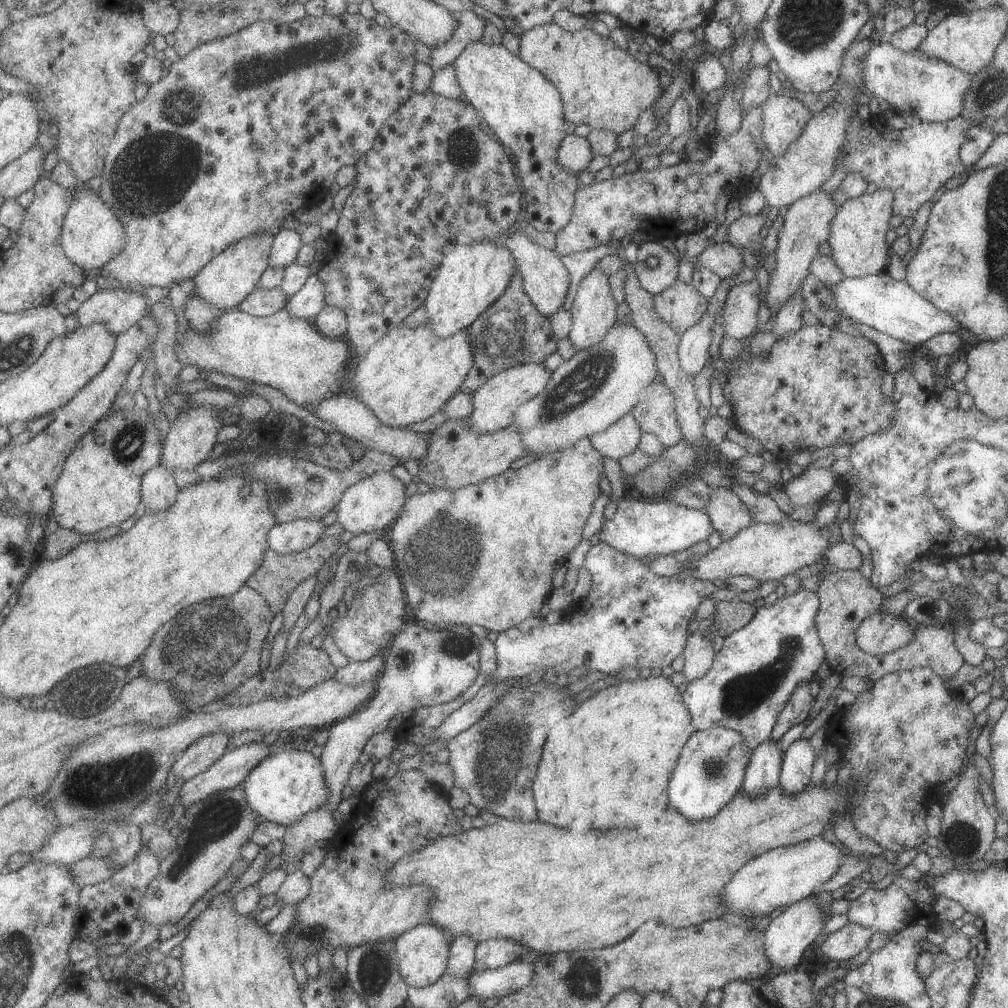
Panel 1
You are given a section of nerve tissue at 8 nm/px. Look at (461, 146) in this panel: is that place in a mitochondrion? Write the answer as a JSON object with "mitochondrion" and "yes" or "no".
{"mitochondrion":"yes"}

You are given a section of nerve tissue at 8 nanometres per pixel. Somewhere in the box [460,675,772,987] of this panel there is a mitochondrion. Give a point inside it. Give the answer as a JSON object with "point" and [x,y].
{"point":[504,744]}

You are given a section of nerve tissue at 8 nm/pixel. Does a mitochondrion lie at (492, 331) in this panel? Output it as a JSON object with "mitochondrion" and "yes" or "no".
{"mitochondrion":"yes"}

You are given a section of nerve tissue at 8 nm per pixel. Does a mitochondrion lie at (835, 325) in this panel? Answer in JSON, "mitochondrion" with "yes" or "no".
{"mitochondrion":"no"}

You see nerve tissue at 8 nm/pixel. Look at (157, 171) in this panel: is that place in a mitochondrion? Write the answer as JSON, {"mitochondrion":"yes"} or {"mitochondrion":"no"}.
{"mitochondrion":"yes"}

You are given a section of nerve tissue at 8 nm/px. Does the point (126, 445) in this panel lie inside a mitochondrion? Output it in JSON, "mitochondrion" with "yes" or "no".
{"mitochondrion":"yes"}

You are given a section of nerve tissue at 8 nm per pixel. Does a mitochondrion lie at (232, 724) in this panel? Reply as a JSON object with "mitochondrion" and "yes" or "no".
{"mitochondrion":"no"}

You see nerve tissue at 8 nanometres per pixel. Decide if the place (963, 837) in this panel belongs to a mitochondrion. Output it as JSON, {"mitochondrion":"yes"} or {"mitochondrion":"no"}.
{"mitochondrion":"yes"}

